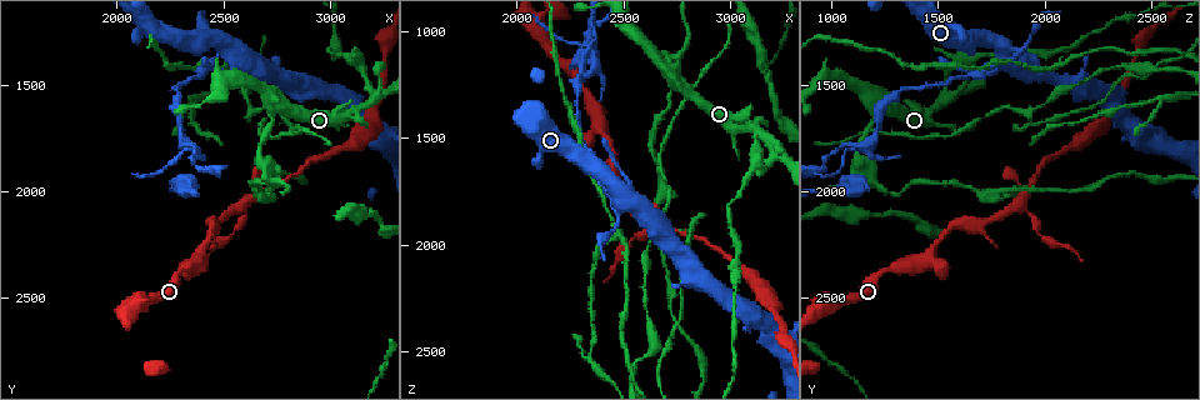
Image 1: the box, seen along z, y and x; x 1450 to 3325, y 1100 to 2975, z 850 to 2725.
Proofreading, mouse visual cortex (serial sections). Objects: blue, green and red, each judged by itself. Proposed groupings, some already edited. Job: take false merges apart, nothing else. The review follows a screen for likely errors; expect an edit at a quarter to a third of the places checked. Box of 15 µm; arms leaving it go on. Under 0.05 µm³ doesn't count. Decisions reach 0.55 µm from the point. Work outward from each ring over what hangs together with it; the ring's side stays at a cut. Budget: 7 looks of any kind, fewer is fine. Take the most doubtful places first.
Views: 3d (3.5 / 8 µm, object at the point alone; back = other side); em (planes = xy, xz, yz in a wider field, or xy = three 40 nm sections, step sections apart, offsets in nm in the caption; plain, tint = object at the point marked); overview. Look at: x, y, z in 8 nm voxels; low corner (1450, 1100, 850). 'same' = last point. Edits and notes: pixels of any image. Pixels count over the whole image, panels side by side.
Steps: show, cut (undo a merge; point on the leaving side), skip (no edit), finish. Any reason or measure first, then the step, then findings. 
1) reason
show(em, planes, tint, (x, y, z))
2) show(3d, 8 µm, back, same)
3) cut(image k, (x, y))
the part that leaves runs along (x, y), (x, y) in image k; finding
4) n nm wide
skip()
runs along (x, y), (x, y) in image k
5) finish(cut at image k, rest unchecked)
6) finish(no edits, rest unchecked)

abrupt turn
show(3d, 3.5 µm, (3120, 1390, 1630))

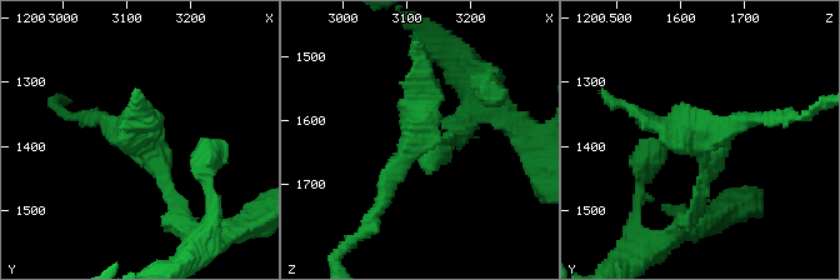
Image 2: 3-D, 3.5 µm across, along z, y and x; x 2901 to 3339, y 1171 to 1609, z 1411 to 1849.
now the EM
show(em, xy, step 3, tint, (3110, 1395, 1625))

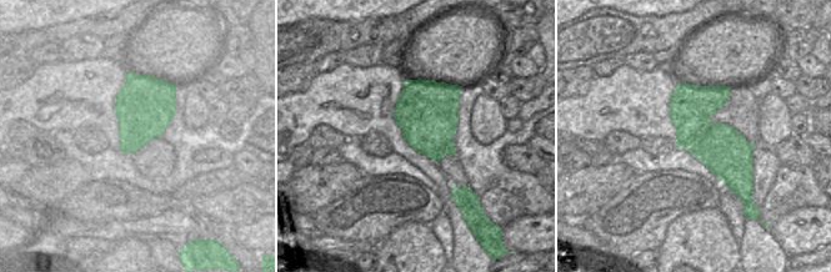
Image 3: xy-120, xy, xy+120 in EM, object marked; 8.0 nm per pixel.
cut(image 2, (428, 110))
a second cell is stuck on

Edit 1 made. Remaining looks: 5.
see it whole again
show(overview)

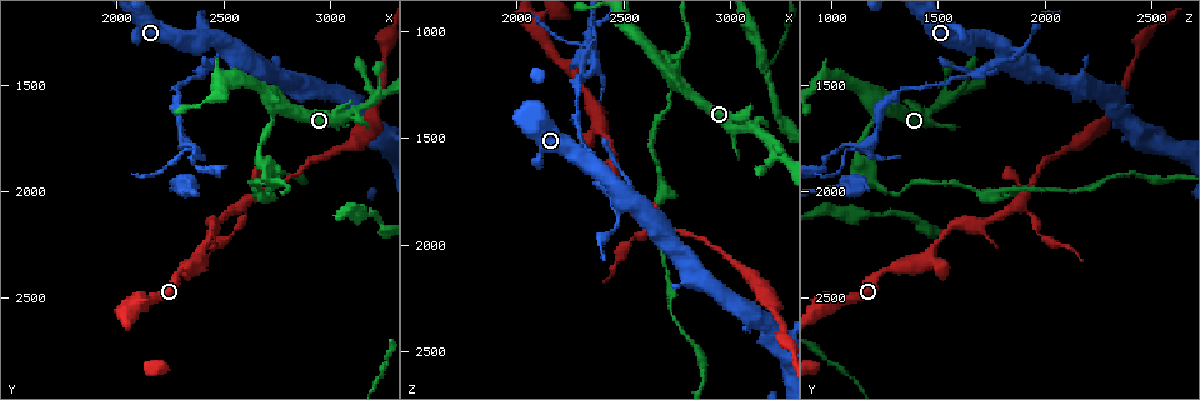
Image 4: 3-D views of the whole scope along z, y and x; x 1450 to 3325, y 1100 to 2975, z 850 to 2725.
show(3d, 8 µm, (2490, 1330, 1830))

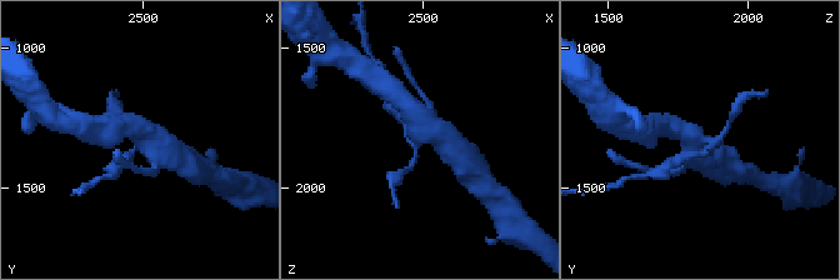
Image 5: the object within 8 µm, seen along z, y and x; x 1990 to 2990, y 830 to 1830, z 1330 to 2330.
show(3d, 3.5 µm, (2500, 1320, 1820))

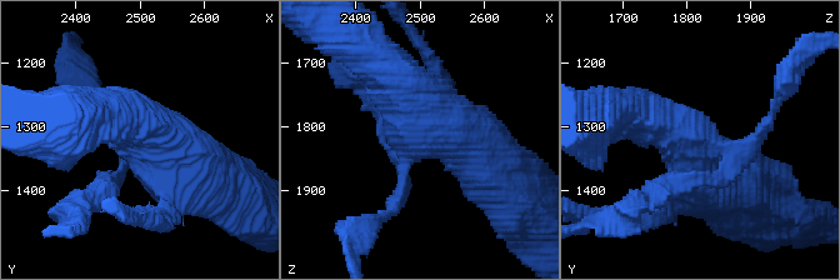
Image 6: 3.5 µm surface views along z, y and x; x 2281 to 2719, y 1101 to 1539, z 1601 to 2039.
now the EM
show(em, xy, step 5, tint, (2495, 1325, 1825))

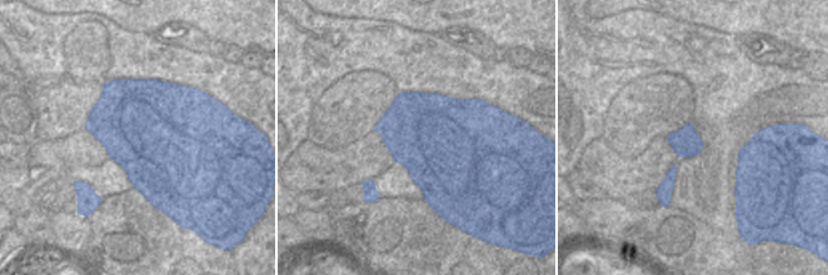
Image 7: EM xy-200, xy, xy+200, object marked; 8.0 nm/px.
750 nm wide
cut(image 6, (761, 130))
two cells meet here

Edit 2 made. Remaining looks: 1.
finish(cut at image 2, cut at image 6, rest unchecked)

